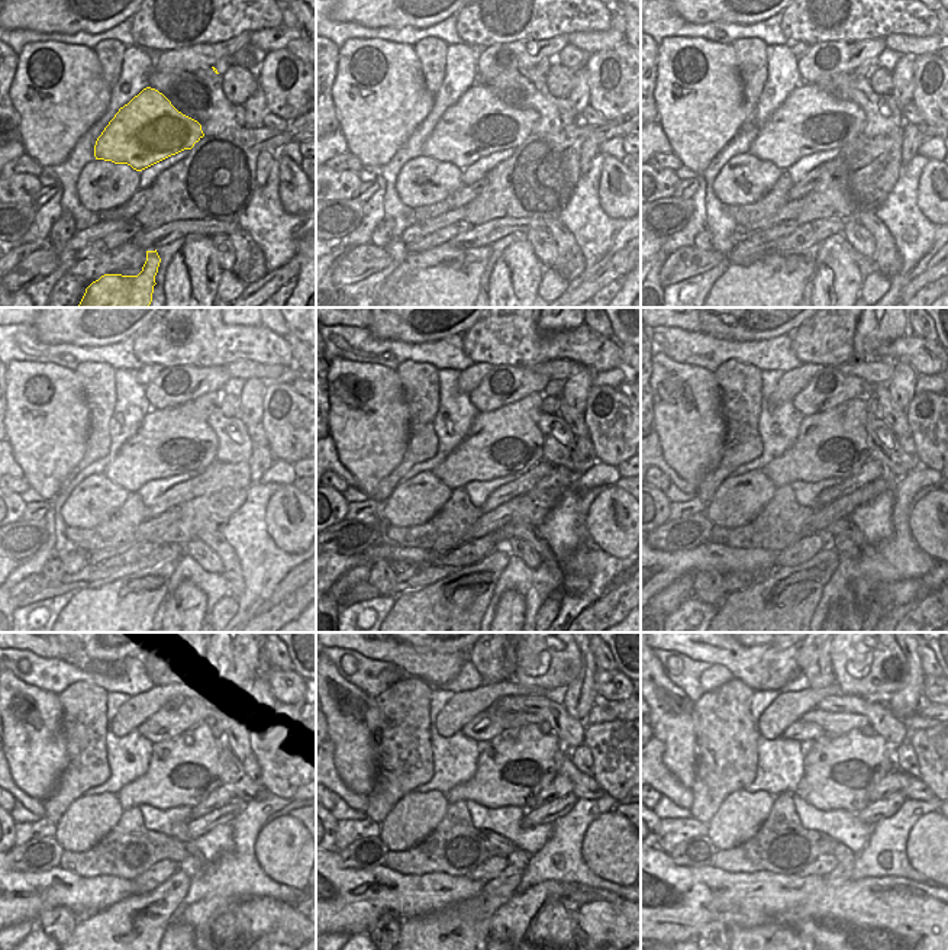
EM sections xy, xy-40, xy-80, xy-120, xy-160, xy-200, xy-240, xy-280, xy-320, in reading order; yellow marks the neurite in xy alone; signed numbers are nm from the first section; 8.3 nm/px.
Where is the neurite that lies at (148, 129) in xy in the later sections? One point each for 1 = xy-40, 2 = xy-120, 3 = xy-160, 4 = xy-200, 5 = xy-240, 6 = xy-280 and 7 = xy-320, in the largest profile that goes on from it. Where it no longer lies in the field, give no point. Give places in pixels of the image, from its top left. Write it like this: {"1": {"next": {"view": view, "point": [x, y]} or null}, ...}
{"1": {"next": {"view": "xy-40", "point": [477, 124]}}, "2": {"next": {"view": "xy-120", "point": [173, 441]}}, "3": {"next": {"view": "xy-160", "point": [505, 441]}}, "4": {"next": {"view": "xy-200", "point": [832, 444]}}, "5": {"next": {"view": "xy-240", "point": [183, 770]}}, "6": {"next": {"view": "xy-280", "point": [512, 769]}}, "7": {"next": {"view": "xy-320", "point": [840, 775]}}}

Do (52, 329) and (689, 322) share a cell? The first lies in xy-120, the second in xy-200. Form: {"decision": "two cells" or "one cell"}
{"decision": "two cells"}

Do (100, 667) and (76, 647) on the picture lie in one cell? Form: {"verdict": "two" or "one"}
{"verdict": "two"}

